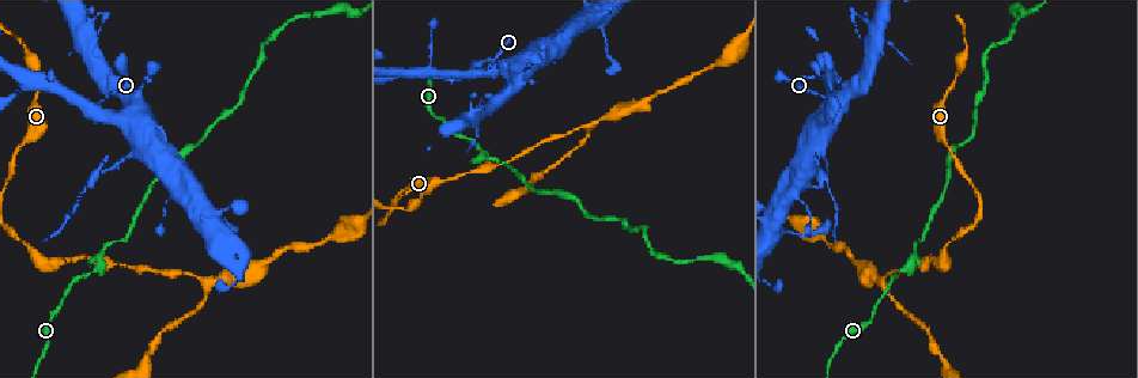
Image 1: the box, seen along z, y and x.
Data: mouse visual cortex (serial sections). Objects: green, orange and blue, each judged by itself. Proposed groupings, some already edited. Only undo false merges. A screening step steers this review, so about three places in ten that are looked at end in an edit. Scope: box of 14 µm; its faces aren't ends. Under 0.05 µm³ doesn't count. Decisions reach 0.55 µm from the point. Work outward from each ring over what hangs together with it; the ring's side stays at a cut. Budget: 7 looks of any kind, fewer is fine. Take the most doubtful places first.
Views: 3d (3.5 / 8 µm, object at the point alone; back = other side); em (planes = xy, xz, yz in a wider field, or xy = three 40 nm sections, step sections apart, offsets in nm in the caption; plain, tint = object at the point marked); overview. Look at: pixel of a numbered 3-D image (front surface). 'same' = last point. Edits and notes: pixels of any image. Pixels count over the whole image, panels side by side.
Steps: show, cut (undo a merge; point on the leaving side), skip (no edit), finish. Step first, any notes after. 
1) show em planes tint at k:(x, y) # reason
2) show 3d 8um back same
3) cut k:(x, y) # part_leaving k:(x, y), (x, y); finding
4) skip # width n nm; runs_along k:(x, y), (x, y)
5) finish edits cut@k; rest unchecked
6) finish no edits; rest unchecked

show 3d 3.5um at 1:(882, 283) # narrows sharply

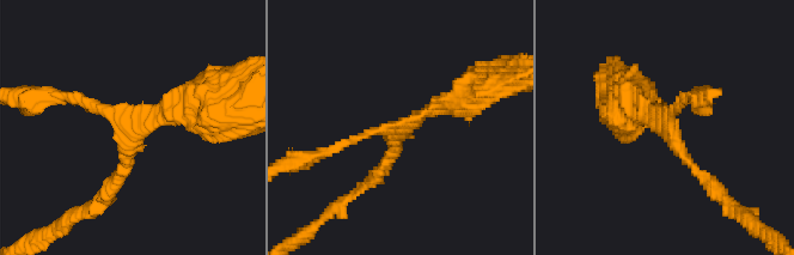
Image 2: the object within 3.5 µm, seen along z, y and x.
show em xy step 2 tint at 2:(670, 127) # arms 3; arm_widths 150, 150, 250 nm

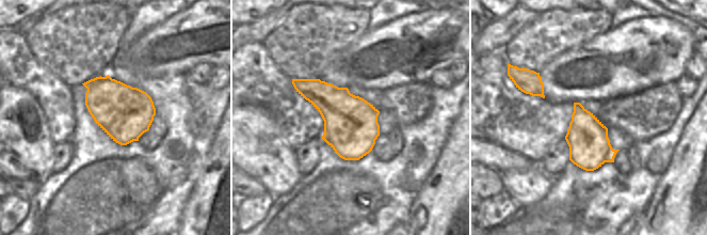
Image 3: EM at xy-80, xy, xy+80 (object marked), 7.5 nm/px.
skip # runs_along 2:(335, 149), (468, 97); continuous, no second cell

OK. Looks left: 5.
show 3d 8um at 1:(821, 152) # branch point

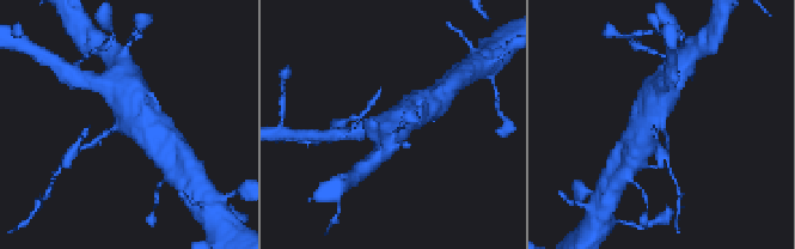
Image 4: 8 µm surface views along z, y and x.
show em xy step 3 tint at 4:(121, 124) # arms 3; arm_widths 150, 600, 800 nm; now the EM

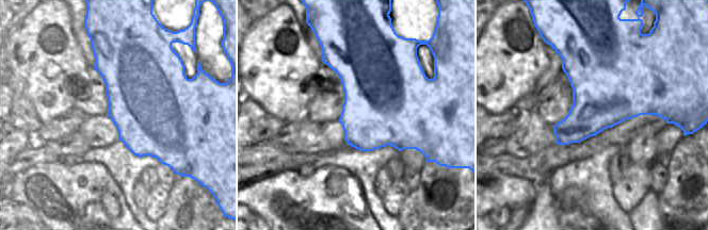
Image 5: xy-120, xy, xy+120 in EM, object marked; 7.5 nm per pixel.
cut 4:(84, 134) # width 650 nm; part_leaving 4:(104, 134), (63, 161); a second cell is stuck on

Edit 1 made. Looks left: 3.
show 3d 3.5um at 1:(488, 157) # sudden change in width

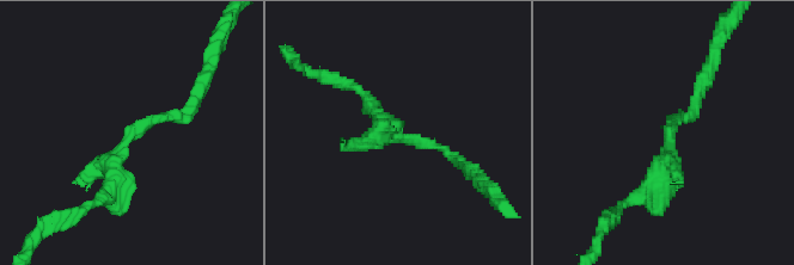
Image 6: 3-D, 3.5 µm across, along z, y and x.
show em planes tint at 6:(397, 137)

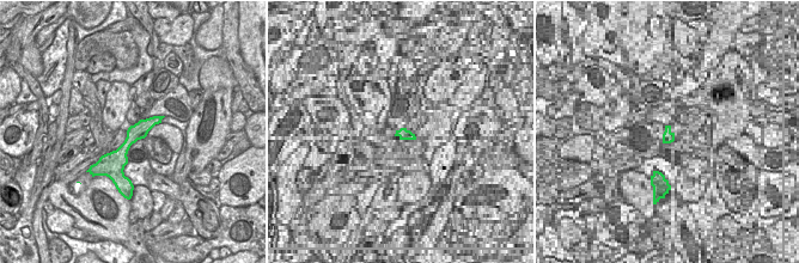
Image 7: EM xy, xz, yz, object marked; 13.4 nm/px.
skip # runs_along 6:(99, 201), (121, 146), (190, 105); one cell here

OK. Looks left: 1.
finish edits cut@4; rest unchecked

